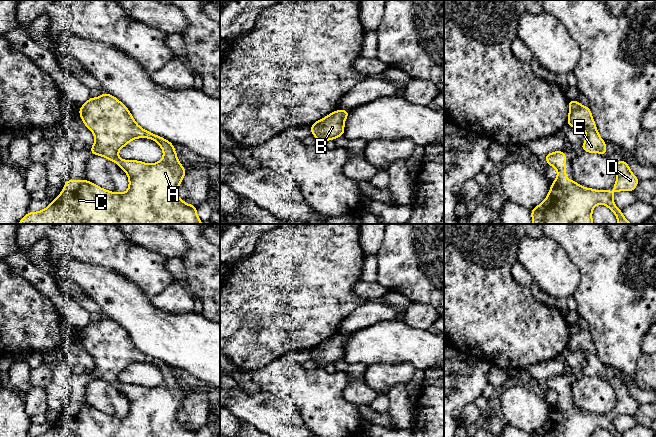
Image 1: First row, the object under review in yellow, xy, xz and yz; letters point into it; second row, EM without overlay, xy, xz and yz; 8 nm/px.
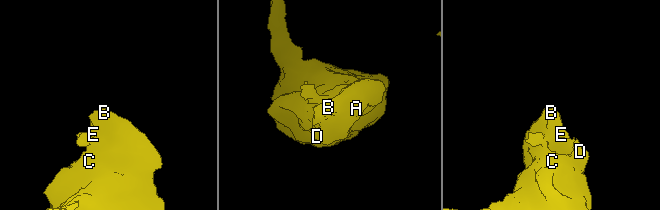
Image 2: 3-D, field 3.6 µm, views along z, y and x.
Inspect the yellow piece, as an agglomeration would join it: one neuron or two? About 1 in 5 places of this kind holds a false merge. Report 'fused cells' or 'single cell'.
single cell

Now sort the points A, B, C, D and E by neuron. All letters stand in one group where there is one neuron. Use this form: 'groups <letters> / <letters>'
groups A B C D E

